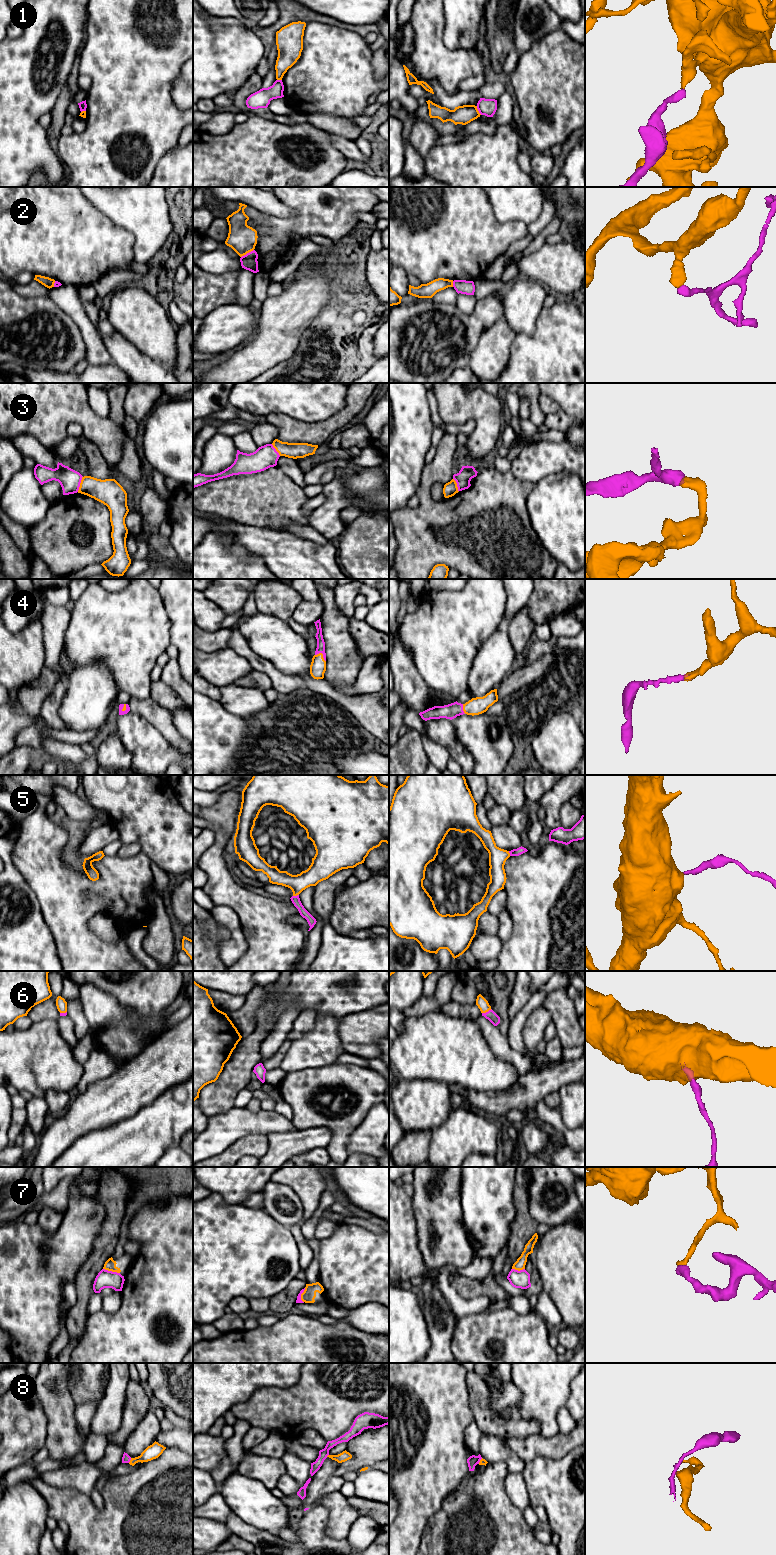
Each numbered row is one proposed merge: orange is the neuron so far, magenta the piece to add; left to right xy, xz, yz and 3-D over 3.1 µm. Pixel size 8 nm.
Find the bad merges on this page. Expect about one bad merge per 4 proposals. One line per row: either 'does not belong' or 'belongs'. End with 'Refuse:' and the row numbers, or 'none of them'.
1: does not belong
2: does not belong
3: does not belong
4: belongs
5: belongs
6: belongs
7: does not belong
8: does not belong
Refuse: 1, 2, 3, 7, 8

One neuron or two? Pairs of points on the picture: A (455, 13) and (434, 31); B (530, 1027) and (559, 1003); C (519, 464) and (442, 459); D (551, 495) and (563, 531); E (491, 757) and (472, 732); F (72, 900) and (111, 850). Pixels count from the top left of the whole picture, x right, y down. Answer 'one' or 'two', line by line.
A: two
B: two
C: two
D: one
E: one
F: two

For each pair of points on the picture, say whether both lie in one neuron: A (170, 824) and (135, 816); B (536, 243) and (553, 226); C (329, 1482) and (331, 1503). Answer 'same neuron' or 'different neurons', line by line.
A: same neuron
B: same neuron
C: different neurons

